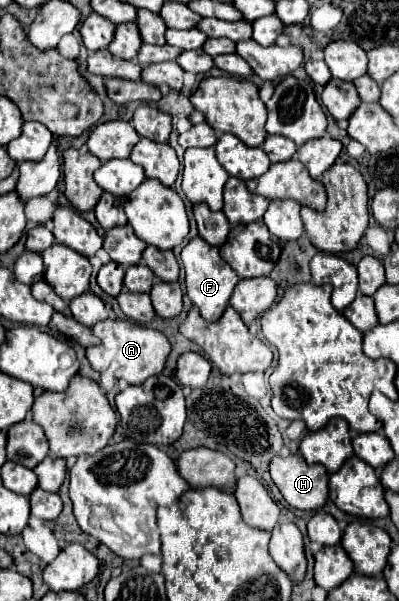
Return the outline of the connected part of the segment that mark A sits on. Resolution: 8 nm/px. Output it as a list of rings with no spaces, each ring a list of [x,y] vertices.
[[[102,320],[92,328],[92,332],[100,338],[98,346],[86,348],[86,358],[92,368],[102,372],[114,366],[114,376],[126,380],[128,384],[142,384],[146,378],[160,374],[170,354],[170,342],[162,332],[134,324],[130,320]]]

